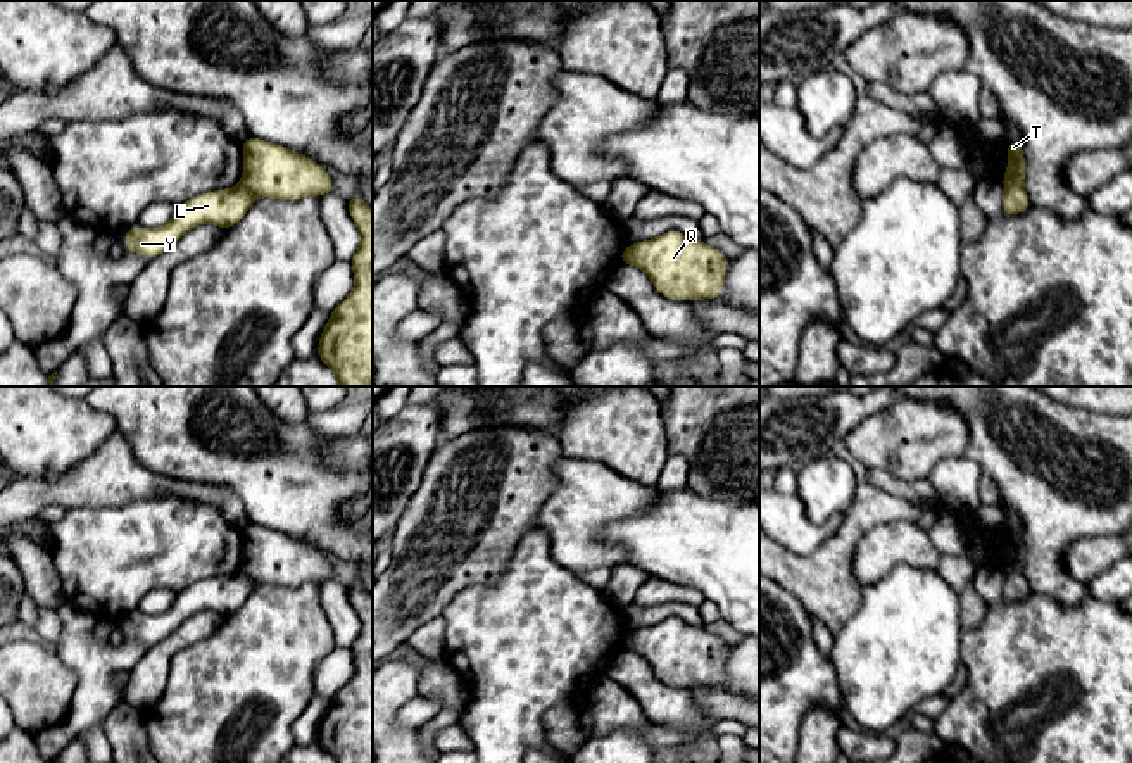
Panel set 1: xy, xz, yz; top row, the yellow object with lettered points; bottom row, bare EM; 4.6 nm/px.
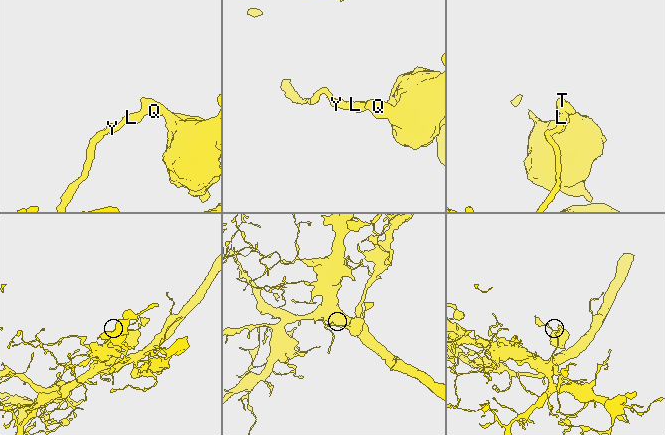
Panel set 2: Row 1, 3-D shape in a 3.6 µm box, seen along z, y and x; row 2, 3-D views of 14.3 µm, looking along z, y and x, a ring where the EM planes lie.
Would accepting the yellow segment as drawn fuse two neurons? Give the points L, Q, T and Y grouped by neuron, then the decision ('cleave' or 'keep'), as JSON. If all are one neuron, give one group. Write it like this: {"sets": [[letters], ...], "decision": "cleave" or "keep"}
{"sets": [["L", "Y"], ["Q", "T"]], "decision": "cleave"}

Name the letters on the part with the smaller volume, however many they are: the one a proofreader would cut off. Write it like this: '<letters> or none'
Q, T

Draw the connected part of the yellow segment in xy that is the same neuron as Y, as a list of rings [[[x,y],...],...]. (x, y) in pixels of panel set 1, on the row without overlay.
[[[242,570],[233,575],[197,582],[176,594],[173,606],[162,615],[128,615],[124,634],[148,647],[166,639],[190,615],[200,609],[211,609],[221,616],[231,615],[247,601],[255,585]]]

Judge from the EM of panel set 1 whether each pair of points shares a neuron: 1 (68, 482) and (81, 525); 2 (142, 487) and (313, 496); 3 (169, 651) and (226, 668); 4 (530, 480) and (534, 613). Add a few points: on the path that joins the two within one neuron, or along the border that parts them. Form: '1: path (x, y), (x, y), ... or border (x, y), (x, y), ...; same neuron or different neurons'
1: border (116, 506), (73, 506), (68, 510); different neurons
2: border (190, 482), (225, 485), (233, 494); different neurons
3: border (213, 634), (185, 646), (173, 658), (163, 691); different neurons
4: border (530, 529), (513, 549); different neurons

